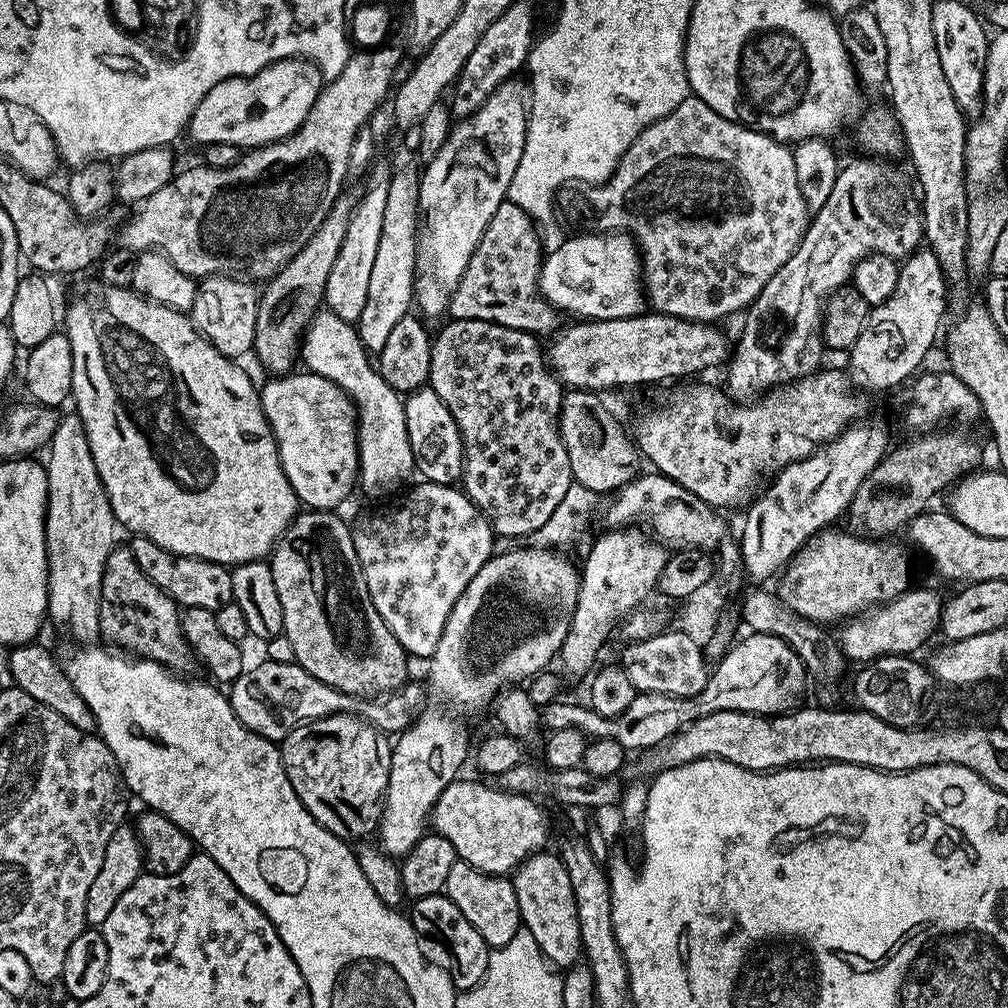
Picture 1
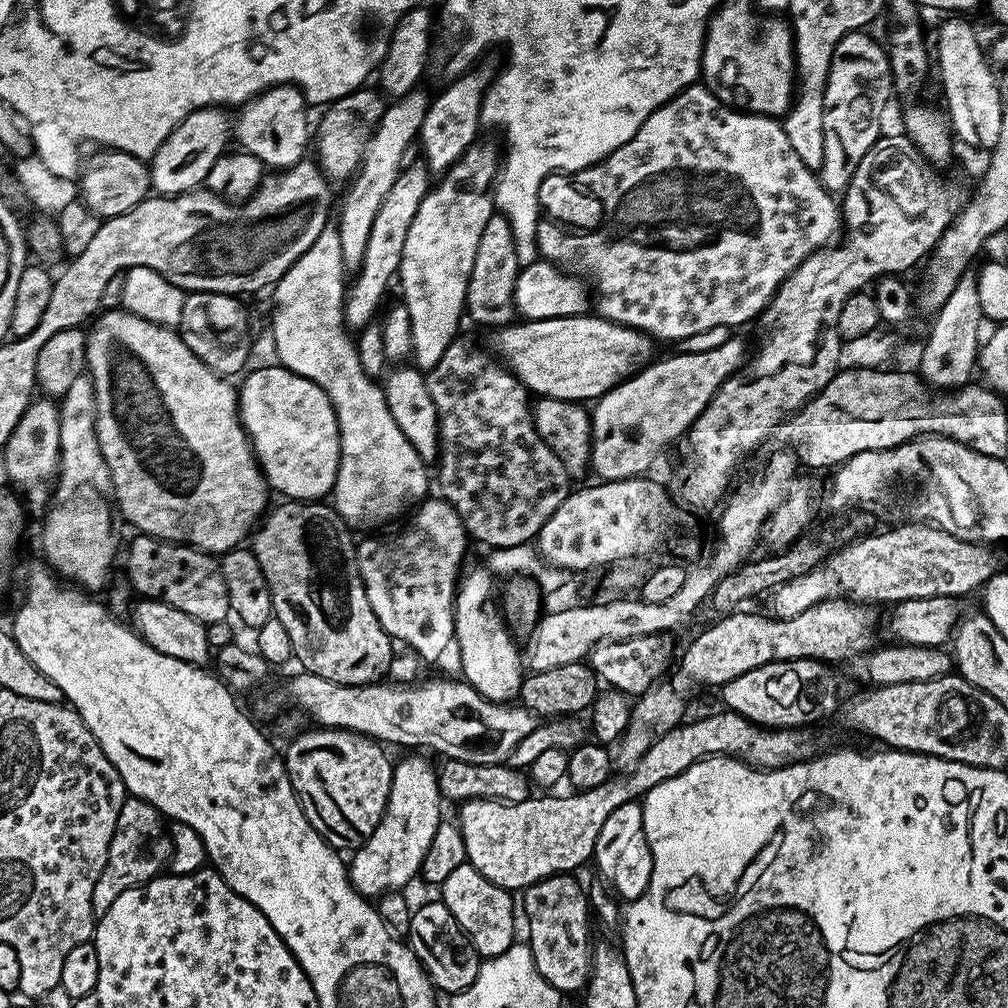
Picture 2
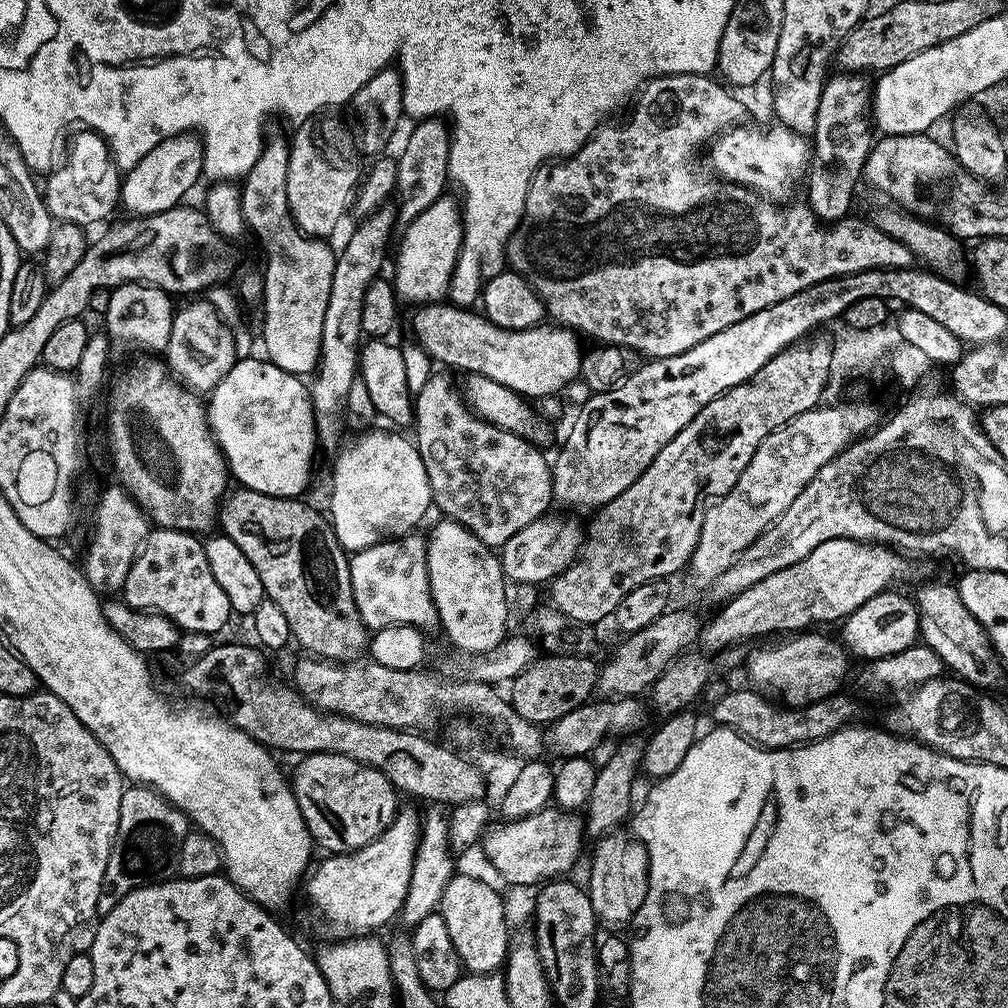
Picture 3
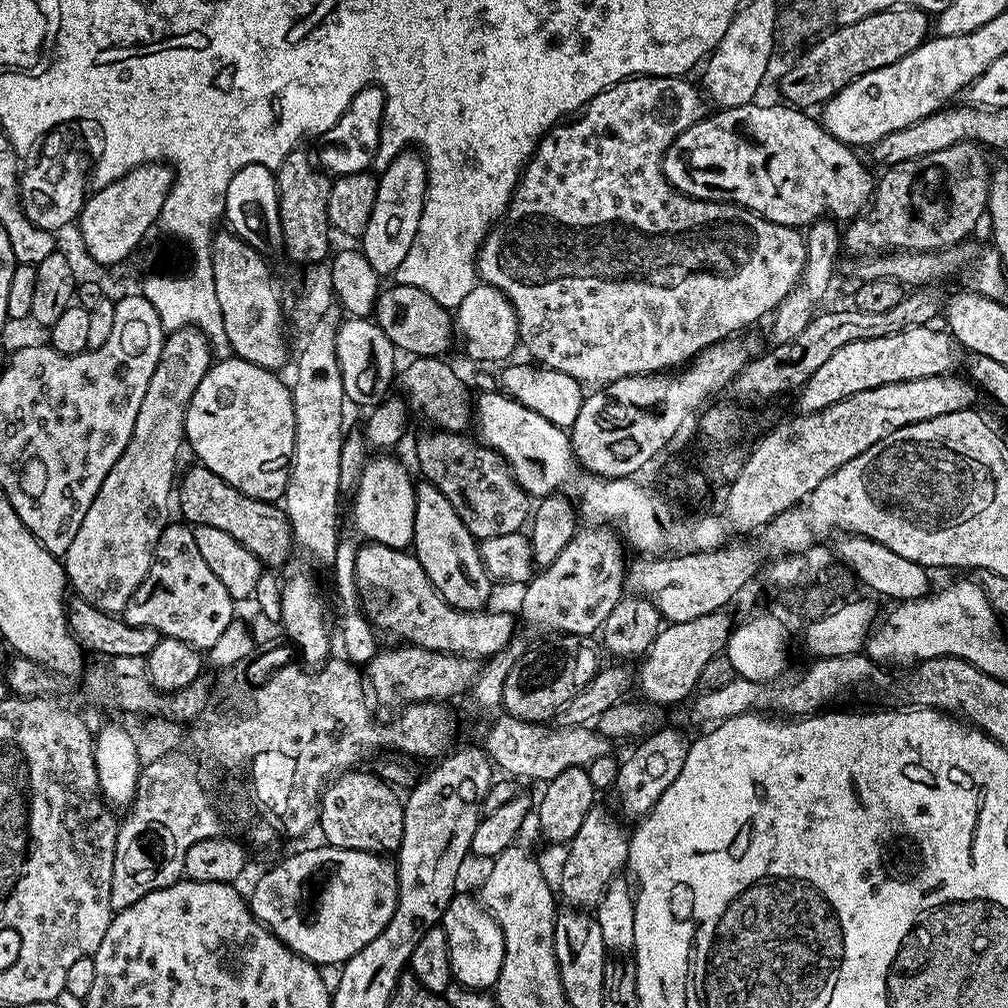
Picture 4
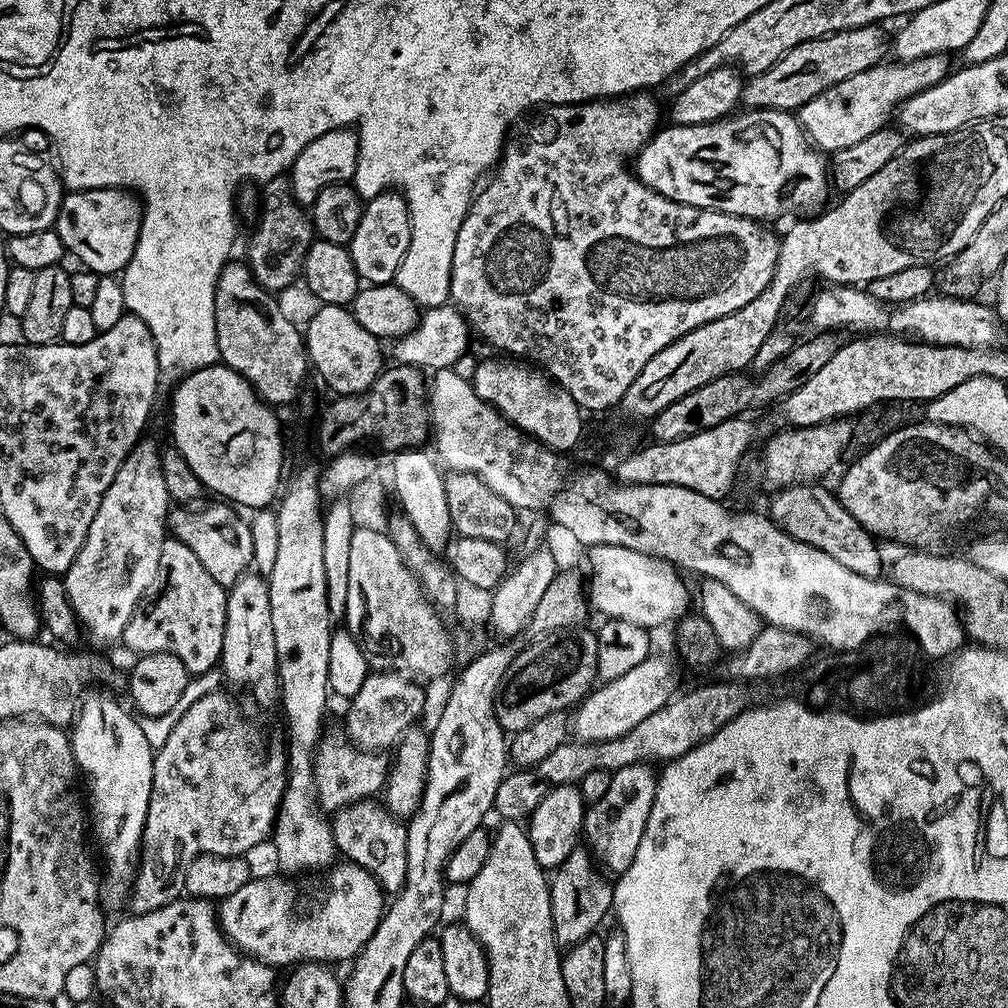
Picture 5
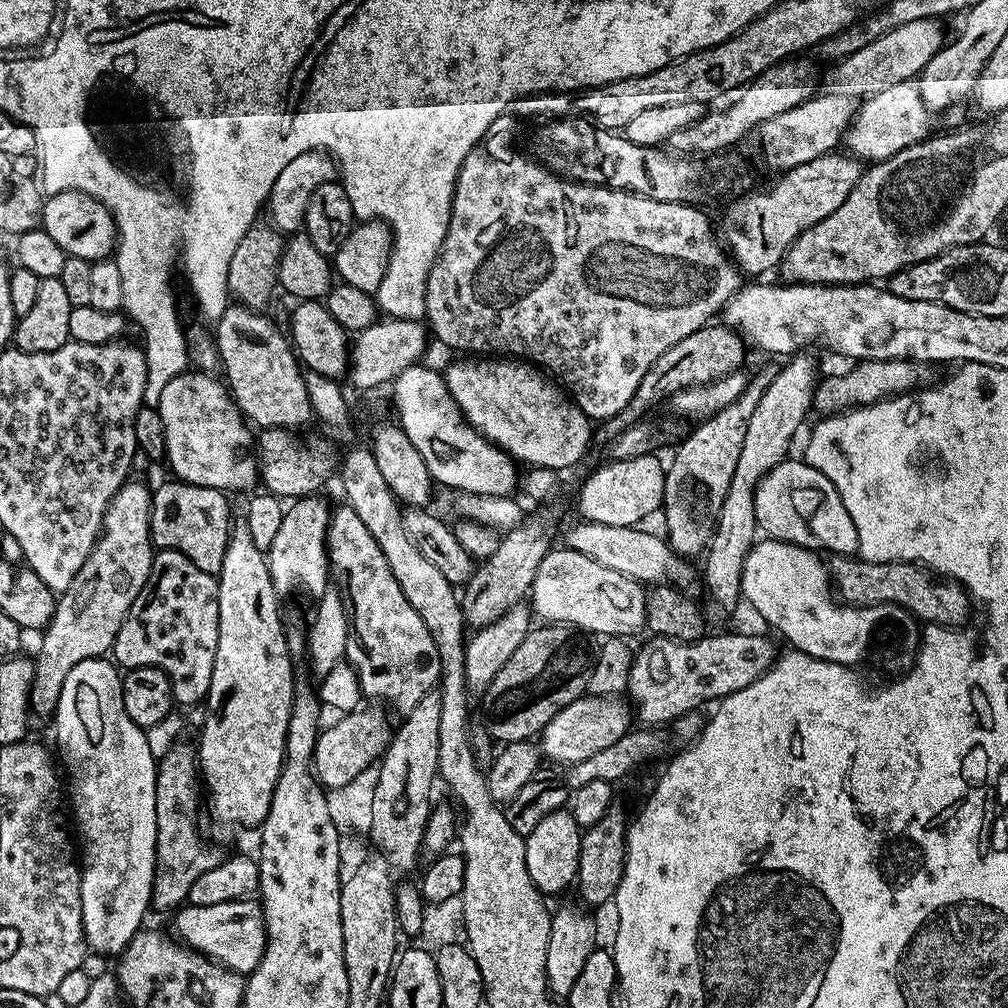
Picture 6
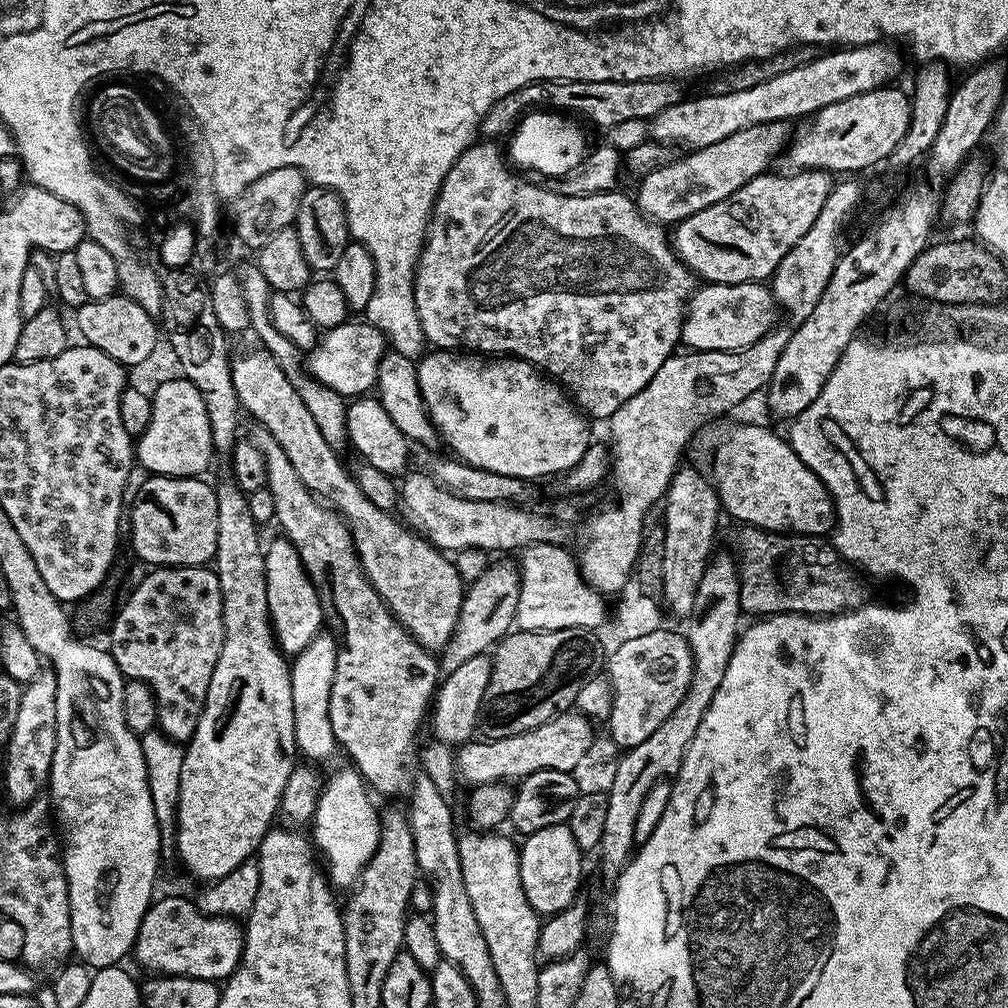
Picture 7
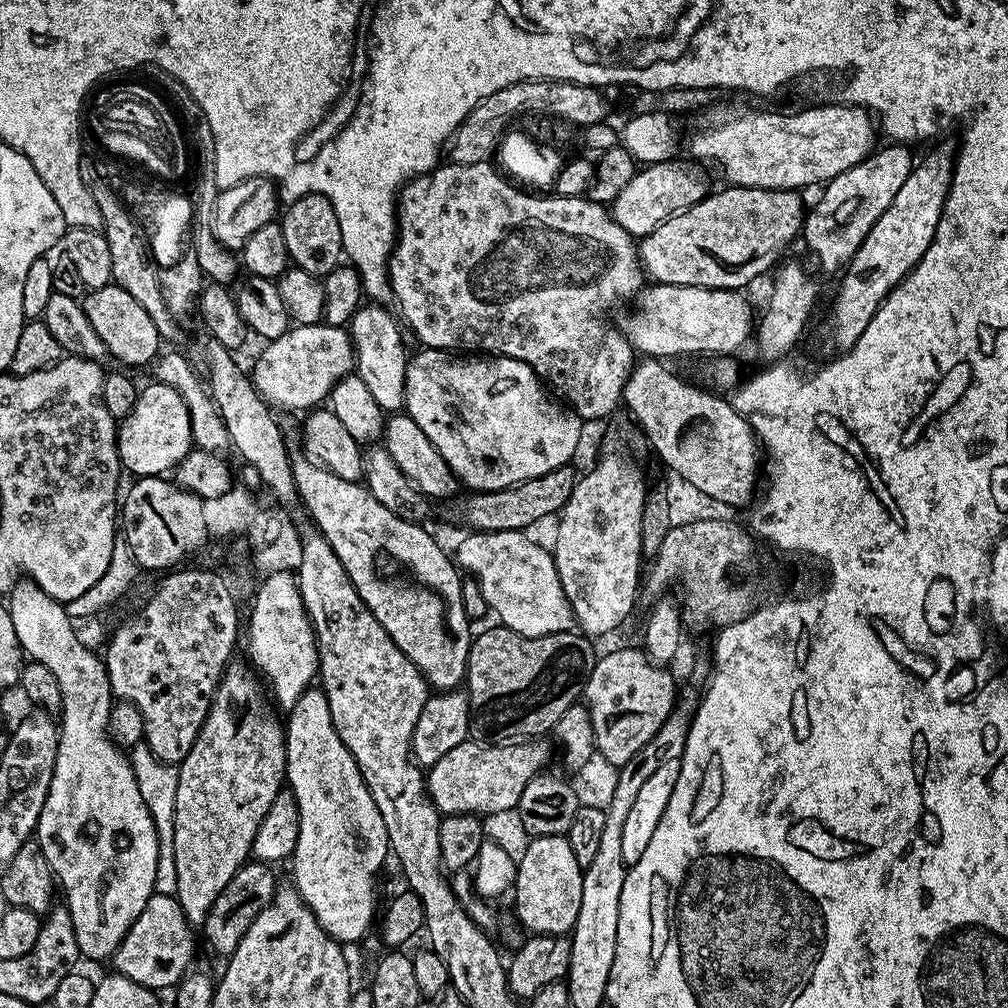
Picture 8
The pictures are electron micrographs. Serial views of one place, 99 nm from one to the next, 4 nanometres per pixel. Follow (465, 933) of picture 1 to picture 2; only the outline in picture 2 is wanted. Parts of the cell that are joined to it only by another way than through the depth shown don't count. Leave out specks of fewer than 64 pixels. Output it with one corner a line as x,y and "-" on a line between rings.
433,898
429,904
424,904
421,908
417,907
413,911
412,917
410,918
410,930
406,937
406,943
409,948
414,950
414,954
420,960
420,965
426,969
429,978
432,979
433,985
441,993
459,994
465,992
478,978
478,974
482,970
482,957
474,950
470,938
462,930
462,926
458,926
458,922
454,922
454,914
450,914
448,907
439,898

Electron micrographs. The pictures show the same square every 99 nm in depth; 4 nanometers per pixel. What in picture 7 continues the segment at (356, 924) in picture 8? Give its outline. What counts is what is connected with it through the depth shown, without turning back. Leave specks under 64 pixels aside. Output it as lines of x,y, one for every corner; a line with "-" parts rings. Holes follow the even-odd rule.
321,634
313,638
306,650
299,652
291,661
292,677
290,694
294,694
294,738
296,750
305,761
328,760
338,745
334,730
330,726
330,690
334,686
334,666
336,665
335,635
-
351,766
338,769
329,780
327,777
323,781
316,813
312,816
310,839
319,859
326,865
326,875
333,889
351,889
378,846
381,813
378,808
376,812
371,798
368,785

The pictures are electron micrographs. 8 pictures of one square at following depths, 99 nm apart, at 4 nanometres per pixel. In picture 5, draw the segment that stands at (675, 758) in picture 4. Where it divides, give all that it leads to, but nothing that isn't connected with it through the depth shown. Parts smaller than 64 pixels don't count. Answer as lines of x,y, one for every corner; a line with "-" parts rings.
648,762
622,766
612,773
606,795
584,809
582,840
605,873
619,874
630,870
634,864
634,854
638,854
638,845
642,843
642,834
650,818
650,806
654,806
658,772
652,768
655,767

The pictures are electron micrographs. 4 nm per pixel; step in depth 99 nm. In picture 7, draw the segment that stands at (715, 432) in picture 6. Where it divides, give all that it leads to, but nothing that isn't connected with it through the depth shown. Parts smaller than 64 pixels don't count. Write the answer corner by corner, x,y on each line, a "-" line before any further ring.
681,466
677,468
668,487
668,495
663,501
665,534
665,562
663,563
662,597
663,603
676,616
687,618
692,614
694,594
698,594
698,582
709,563
708,556
712,542
716,538
716,523
722,517
720,499
711,479
699,467

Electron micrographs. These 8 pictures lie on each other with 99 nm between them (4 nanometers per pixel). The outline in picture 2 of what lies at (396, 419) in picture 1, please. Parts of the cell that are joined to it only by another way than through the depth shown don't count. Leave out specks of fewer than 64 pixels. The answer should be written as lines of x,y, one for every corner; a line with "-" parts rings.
332,242
325,248
317,246
306,250
271,289
272,344
276,347
277,358
280,359
277,361
294,374
310,378
310,382
318,385
334,406
340,431
340,465
330,500
337,514
353,529
376,530
384,526
379,524
384,524
395,516
403,517
409,509
429,495
428,472
424,469
427,468
426,461
420,457
418,450
414,450
414,446
410,446
406,434
398,430
394,414
390,414
390,406
386,406
383,387
362,370
356,340
352,336
348,337
350,332
344,323
344,275
346,269
340,243

